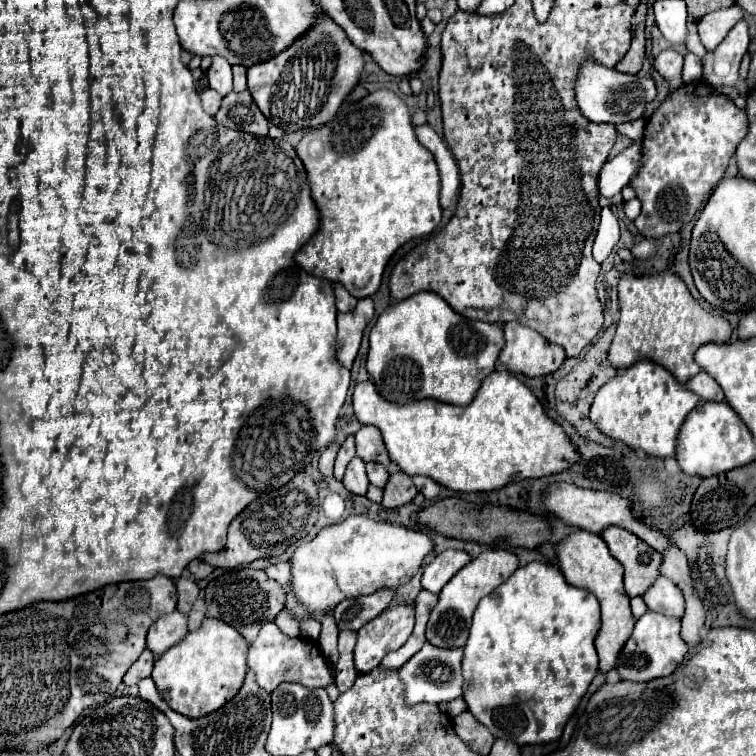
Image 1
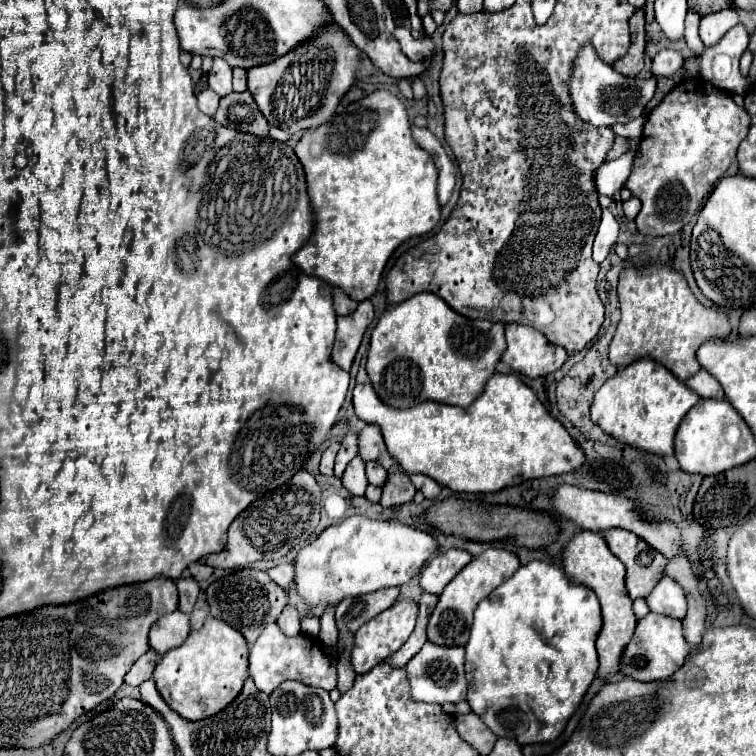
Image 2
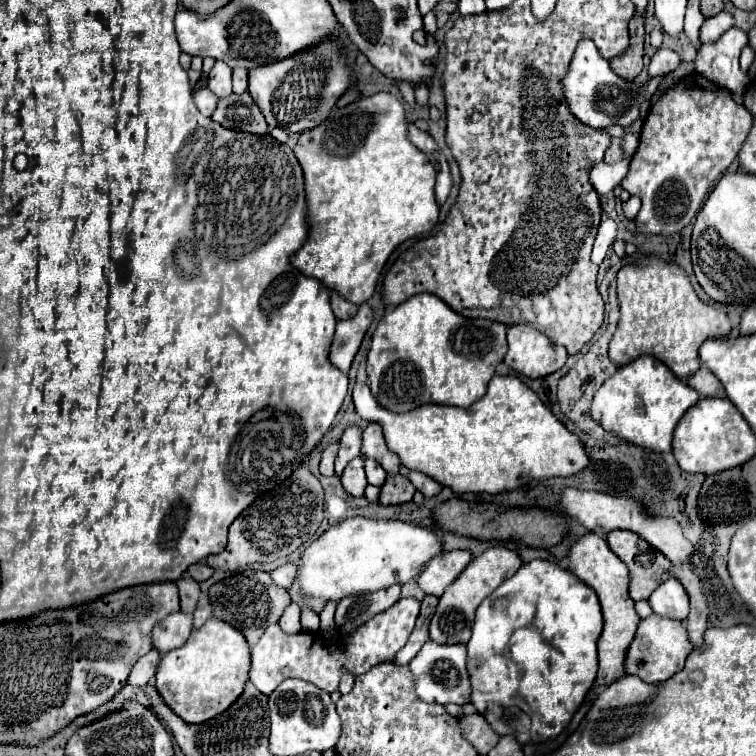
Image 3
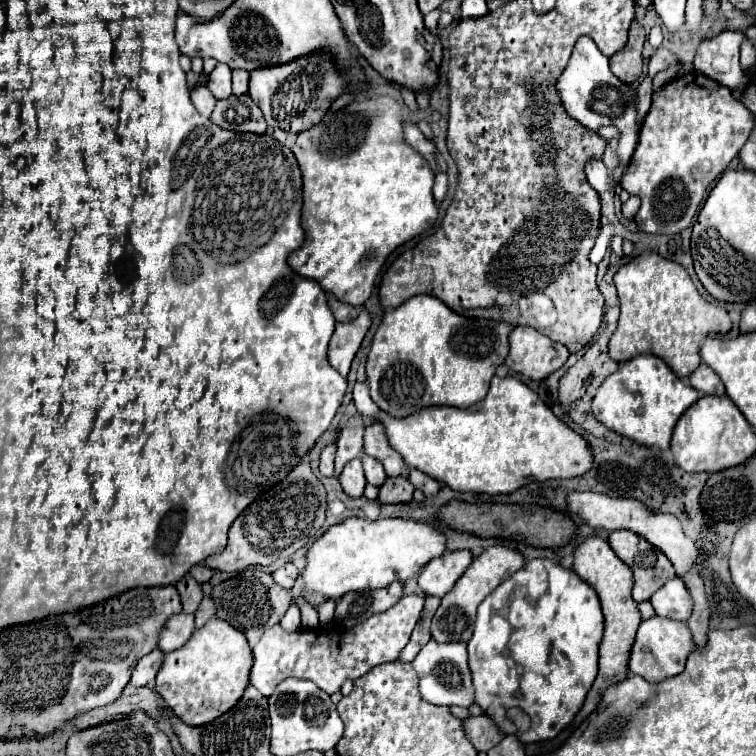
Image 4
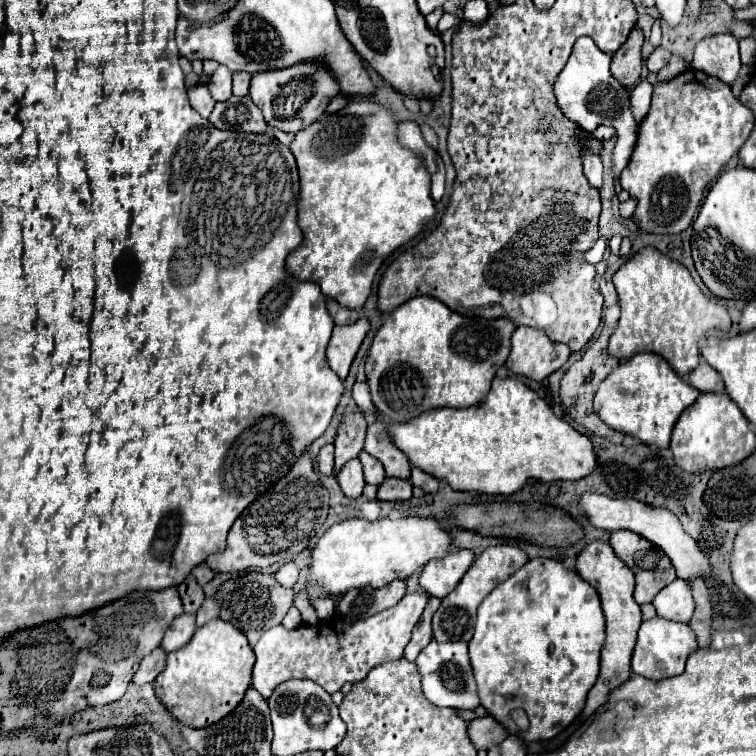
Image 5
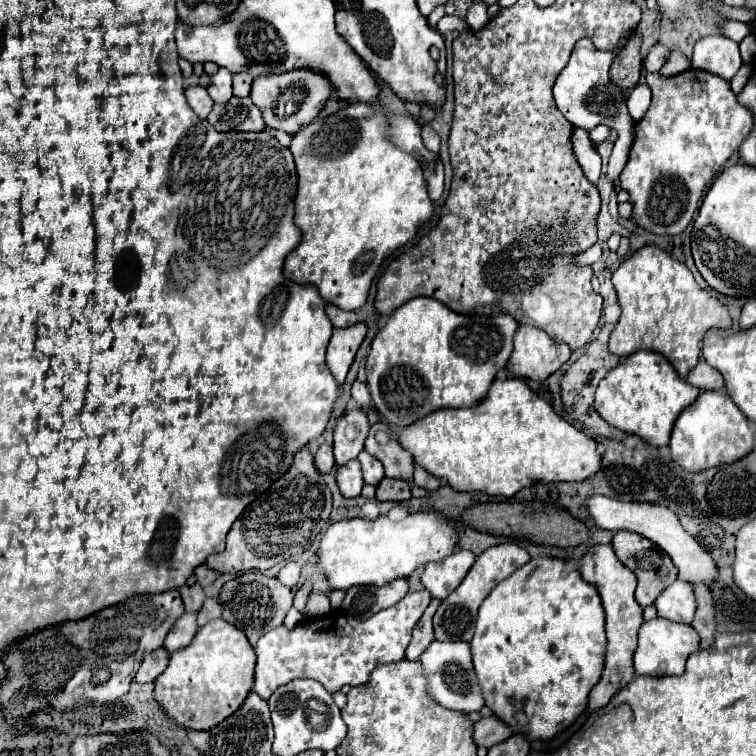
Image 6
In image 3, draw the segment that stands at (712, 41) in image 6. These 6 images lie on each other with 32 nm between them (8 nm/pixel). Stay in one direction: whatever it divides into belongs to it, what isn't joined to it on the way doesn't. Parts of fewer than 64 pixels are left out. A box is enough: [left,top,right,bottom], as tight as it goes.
[694,28,750,94]

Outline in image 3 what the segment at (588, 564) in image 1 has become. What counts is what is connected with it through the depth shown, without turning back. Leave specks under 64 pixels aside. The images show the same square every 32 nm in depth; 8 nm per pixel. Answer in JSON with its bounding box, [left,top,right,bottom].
[570,534,640,688]

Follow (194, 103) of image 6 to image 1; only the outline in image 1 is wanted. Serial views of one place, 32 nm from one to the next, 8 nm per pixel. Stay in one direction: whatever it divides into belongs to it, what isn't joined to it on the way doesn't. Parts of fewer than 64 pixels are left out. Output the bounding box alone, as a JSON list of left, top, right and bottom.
[200,90,222,116]

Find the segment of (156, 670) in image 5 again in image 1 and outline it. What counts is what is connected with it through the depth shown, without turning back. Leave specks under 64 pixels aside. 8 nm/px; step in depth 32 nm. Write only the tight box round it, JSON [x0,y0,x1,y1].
[124,650,154,686]

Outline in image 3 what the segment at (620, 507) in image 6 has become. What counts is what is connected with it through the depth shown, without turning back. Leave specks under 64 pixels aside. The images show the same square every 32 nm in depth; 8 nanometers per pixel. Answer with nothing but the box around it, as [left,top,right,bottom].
[562,488,694,564]

